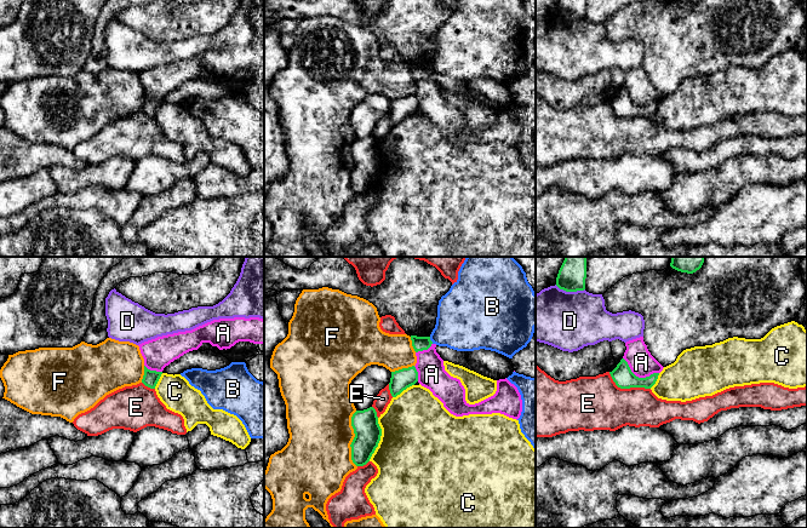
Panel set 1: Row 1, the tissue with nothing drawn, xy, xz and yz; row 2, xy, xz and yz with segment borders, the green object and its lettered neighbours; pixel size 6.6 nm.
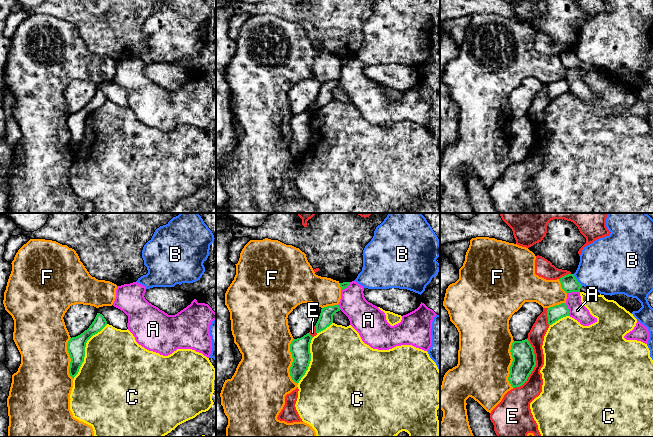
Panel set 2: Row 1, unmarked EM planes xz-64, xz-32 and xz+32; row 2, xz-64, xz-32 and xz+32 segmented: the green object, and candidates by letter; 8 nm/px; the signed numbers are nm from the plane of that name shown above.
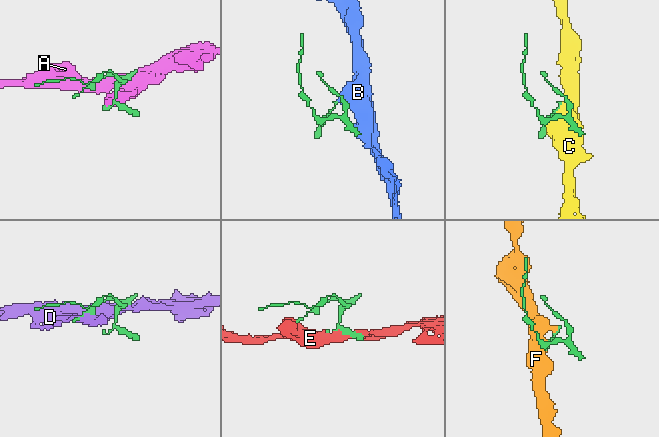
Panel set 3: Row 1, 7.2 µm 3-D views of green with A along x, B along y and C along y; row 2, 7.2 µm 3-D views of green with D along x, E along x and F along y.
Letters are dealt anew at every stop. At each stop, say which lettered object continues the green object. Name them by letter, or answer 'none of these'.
none of these

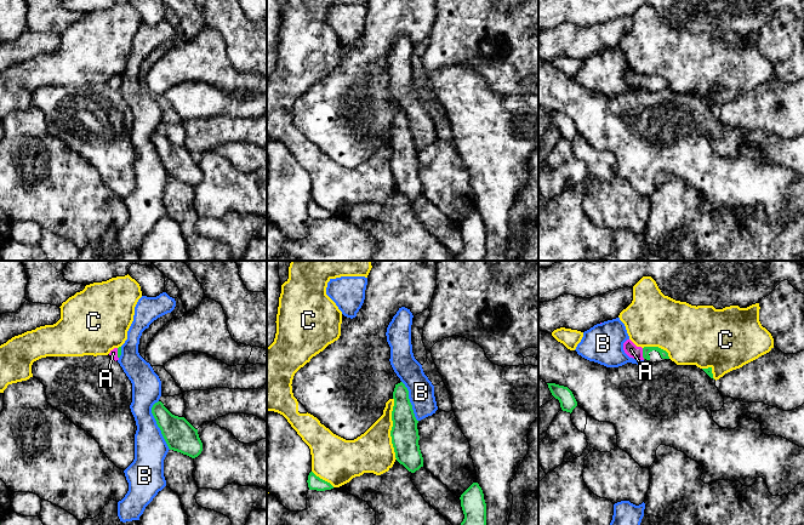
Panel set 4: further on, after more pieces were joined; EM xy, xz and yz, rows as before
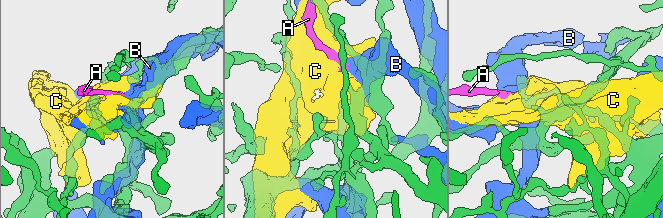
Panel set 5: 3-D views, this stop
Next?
A

